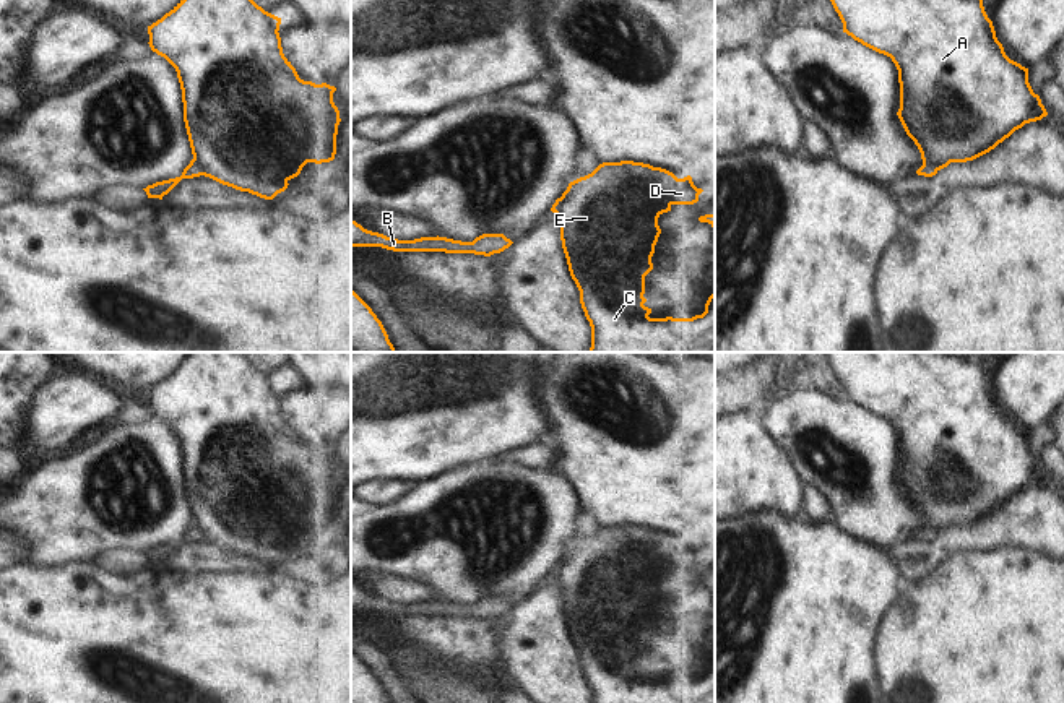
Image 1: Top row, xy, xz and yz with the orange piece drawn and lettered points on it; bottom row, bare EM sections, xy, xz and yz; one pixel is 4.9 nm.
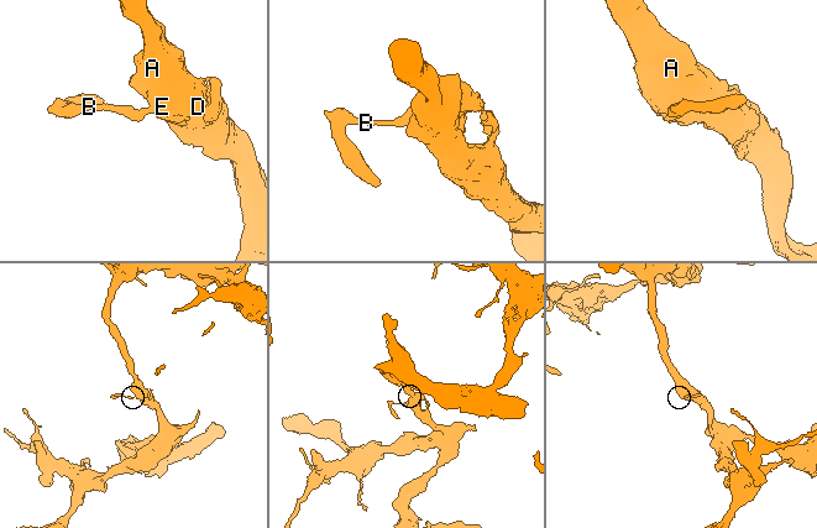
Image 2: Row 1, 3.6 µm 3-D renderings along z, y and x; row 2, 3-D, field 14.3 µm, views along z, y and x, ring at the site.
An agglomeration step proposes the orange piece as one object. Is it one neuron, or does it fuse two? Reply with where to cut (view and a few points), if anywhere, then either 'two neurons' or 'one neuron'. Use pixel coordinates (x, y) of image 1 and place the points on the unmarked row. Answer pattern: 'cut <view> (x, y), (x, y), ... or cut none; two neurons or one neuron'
cut xy (194, 521), (203, 538); two neurons

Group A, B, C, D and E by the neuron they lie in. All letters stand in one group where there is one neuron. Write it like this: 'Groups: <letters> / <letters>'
Groups: A C D E / B

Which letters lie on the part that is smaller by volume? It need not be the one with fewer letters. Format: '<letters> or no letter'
B

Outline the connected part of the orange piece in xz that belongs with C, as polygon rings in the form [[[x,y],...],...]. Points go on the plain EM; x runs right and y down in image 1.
[[[634,524],[603,526],[591,537],[580,541],[569,547],[567,554],[560,560],[560,568],[556,575],[556,584],[560,588],[560,604],[562,604],[562,612],[564,612],[564,617],[567,622],[570,640],[580,654],[580,667],[582,667],[585,680],[591,690],[591,703],[715,703],[715,653],[705,667],[705,675],[702,679],[695,679],[692,682],[673,682],[673,680],[650,682],[648,679],[651,677],[651,672],[643,669],[647,666],[647,662],[643,661],[645,640],[653,633],[651,620],[655,617],[655,609],[661,597],[661,593],[658,589],[658,581],[663,576],[671,575],[673,568],[697,567],[699,559],[702,555],[703,555],[702,552],[697,552],[694,549],[690,539],[687,539],[684,542],[677,542],[673,536],[669,536],[666,533],[653,531],[650,528],[634,526]]]

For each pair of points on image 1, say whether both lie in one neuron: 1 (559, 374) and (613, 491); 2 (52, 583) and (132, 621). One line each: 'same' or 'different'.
1: same
2: same

